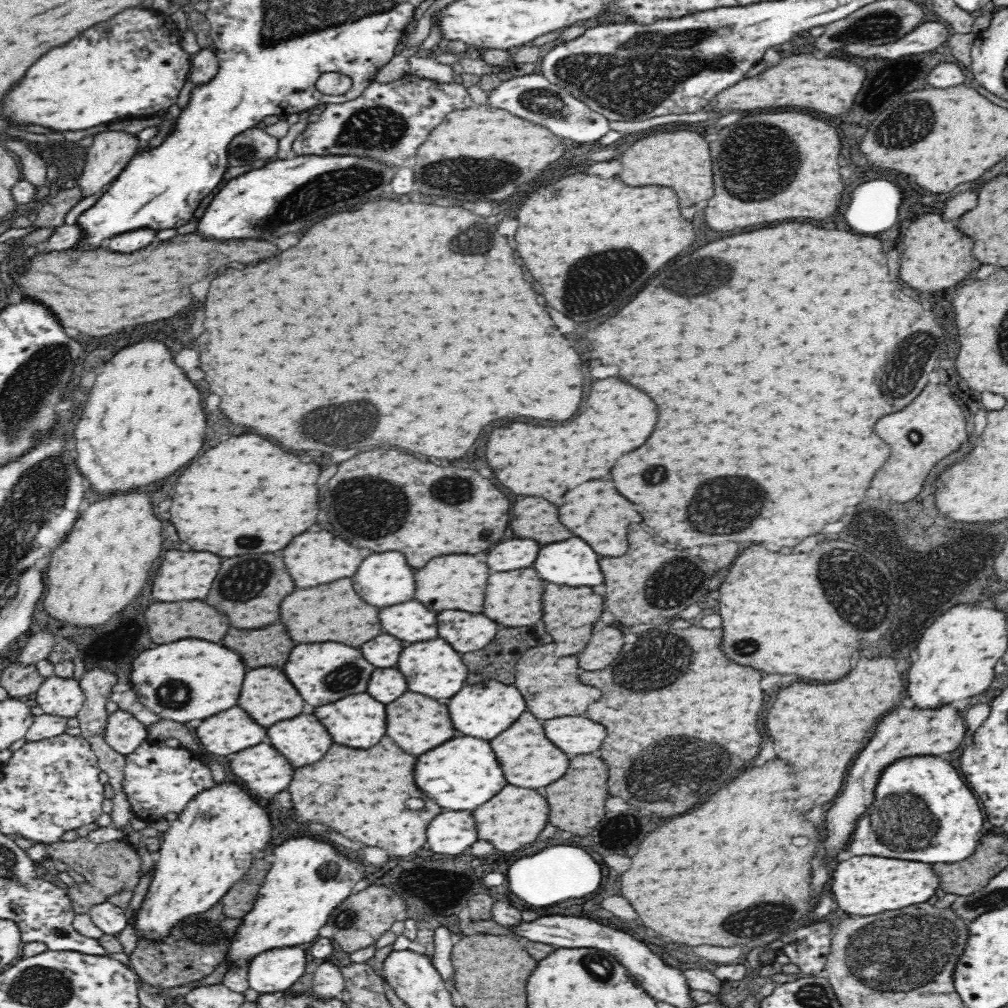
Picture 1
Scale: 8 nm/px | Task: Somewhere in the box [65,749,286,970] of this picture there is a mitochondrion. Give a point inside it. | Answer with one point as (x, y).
(207, 933)

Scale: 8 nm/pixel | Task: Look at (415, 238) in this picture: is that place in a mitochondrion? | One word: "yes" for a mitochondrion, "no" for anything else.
no

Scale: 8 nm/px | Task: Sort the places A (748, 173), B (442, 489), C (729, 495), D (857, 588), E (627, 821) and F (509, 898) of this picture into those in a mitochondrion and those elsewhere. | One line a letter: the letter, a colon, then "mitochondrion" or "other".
A: mitochondrion
B: mitochondrion
C: mitochondrion
D: mitochondrion
E: mitochondrion
F: other

